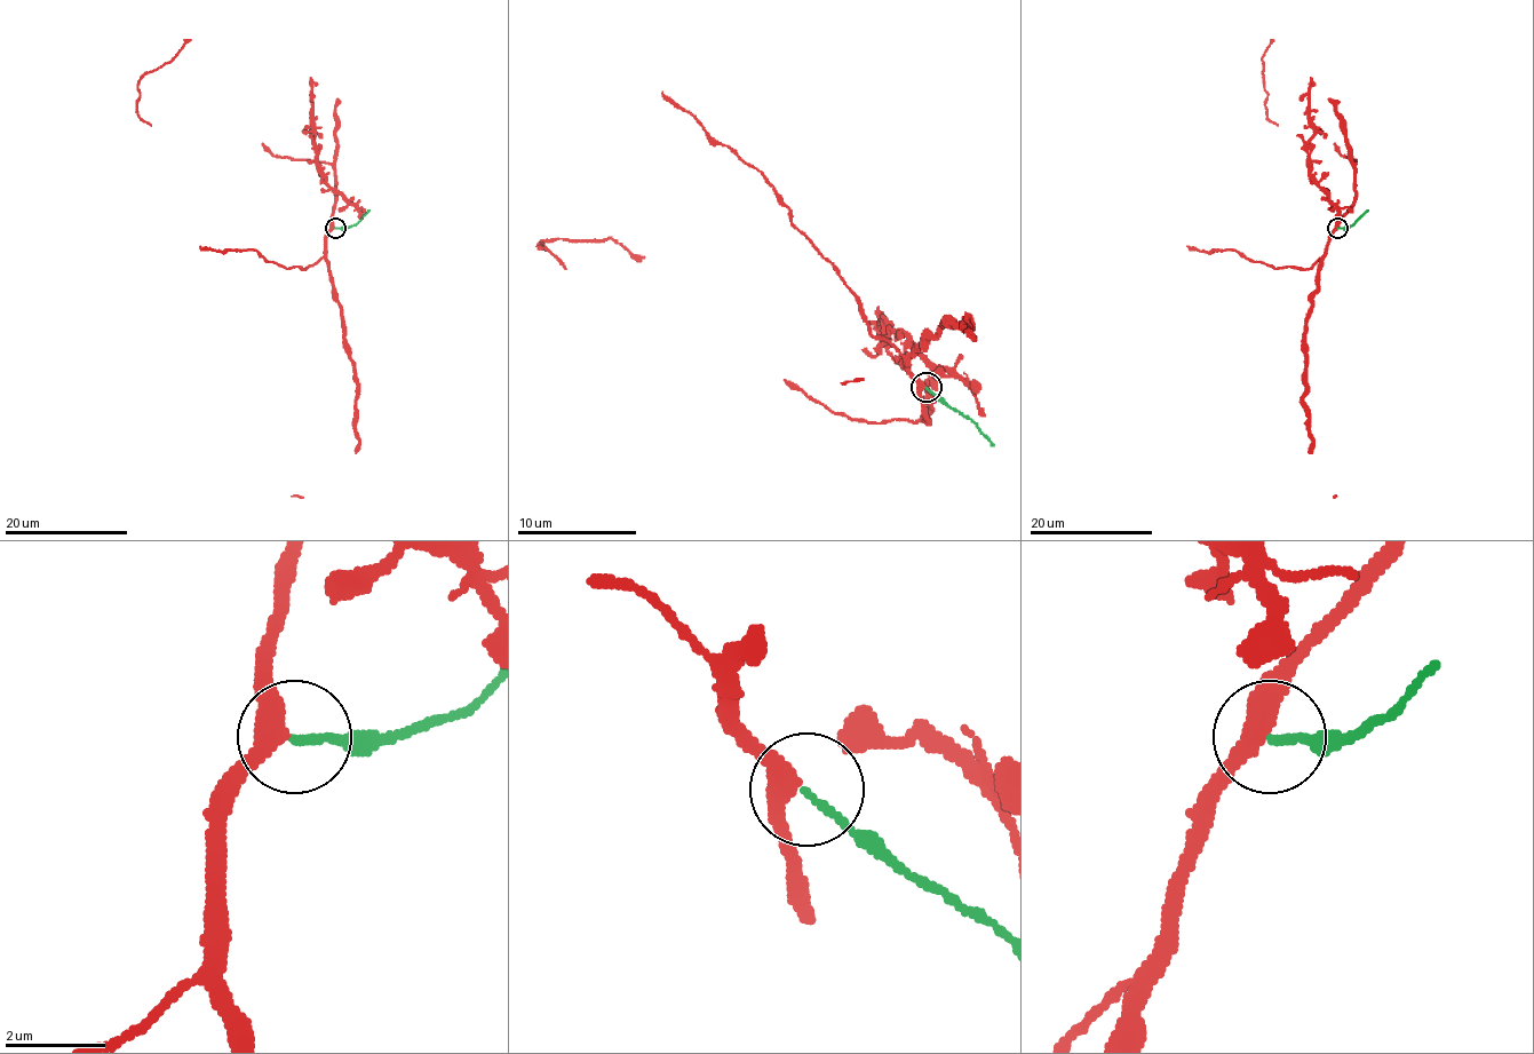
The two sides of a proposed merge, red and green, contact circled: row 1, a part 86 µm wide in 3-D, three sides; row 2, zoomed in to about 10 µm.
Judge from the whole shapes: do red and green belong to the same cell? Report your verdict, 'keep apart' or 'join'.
join

